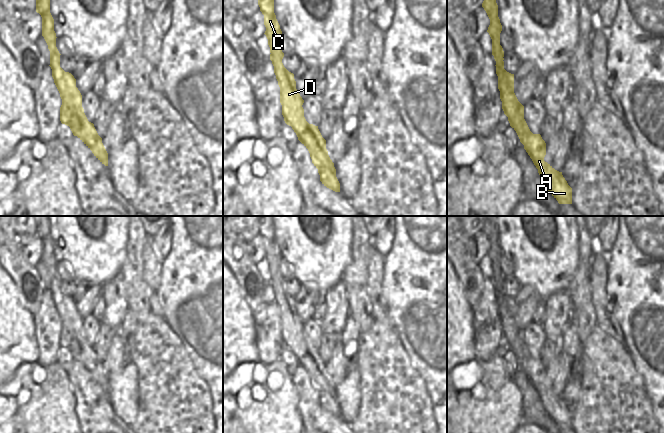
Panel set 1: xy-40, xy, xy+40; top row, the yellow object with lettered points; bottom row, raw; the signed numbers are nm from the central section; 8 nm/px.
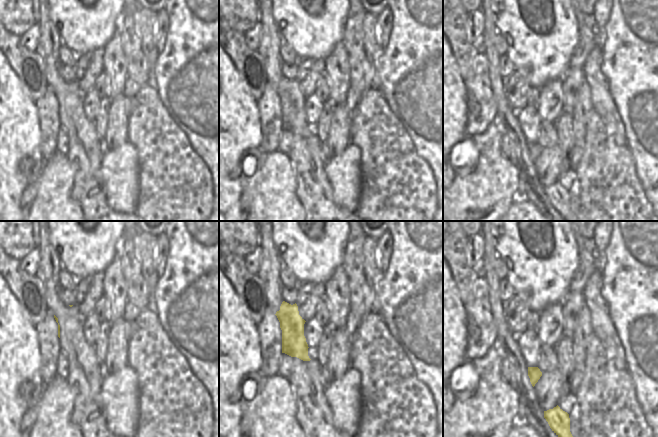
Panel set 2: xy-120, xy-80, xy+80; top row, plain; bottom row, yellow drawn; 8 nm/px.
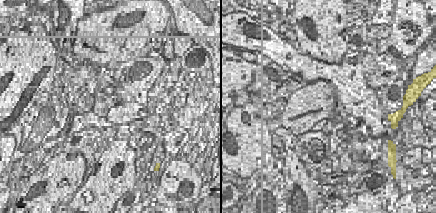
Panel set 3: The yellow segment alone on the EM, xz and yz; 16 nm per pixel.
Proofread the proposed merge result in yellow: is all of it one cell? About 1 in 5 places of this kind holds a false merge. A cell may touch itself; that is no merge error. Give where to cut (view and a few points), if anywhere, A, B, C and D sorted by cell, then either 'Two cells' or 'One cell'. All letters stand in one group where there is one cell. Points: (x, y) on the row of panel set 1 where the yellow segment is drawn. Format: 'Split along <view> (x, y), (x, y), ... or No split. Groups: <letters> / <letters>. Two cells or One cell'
No split. Groups: A B C D. One cell

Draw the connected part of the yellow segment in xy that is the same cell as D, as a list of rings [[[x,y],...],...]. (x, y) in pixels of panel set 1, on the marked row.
[[[258,0],[260,11],[264,15],[265,35],[270,47],[270,60],[280,87],[282,115],[287,125],[291,126],[298,140],[308,149],[312,163],[318,169],[320,181],[327,188],[340,192],[340,183],[336,177],[334,163],[328,155],[326,140],[318,126],[309,124],[304,117],[304,100],[296,89],[294,74],[283,65],[284,53],[278,41],[282,35],[280,25],[274,13],[274,0]]]

